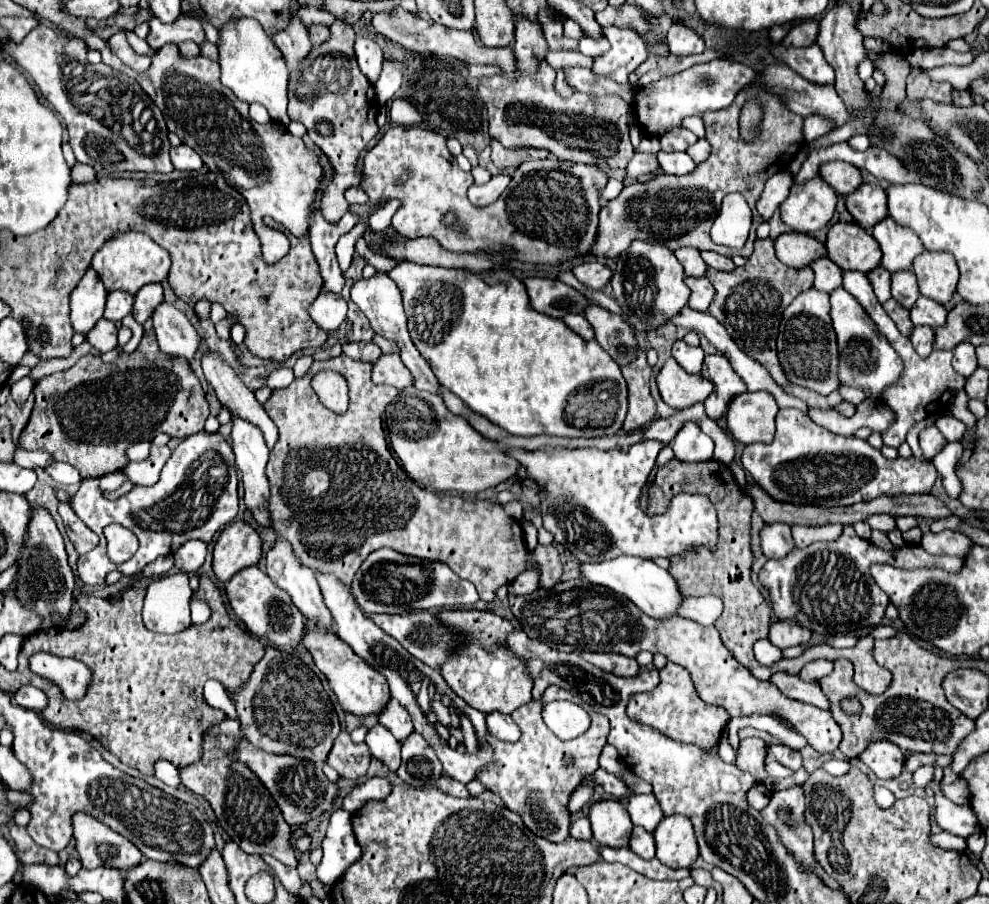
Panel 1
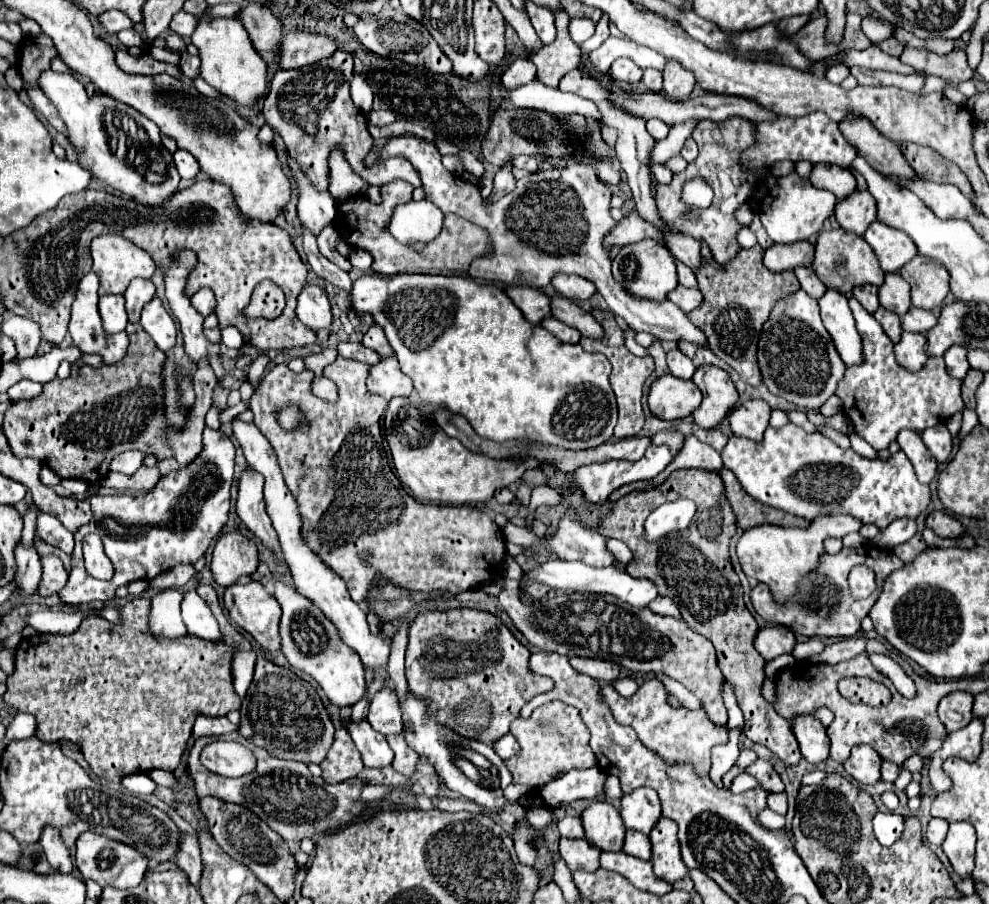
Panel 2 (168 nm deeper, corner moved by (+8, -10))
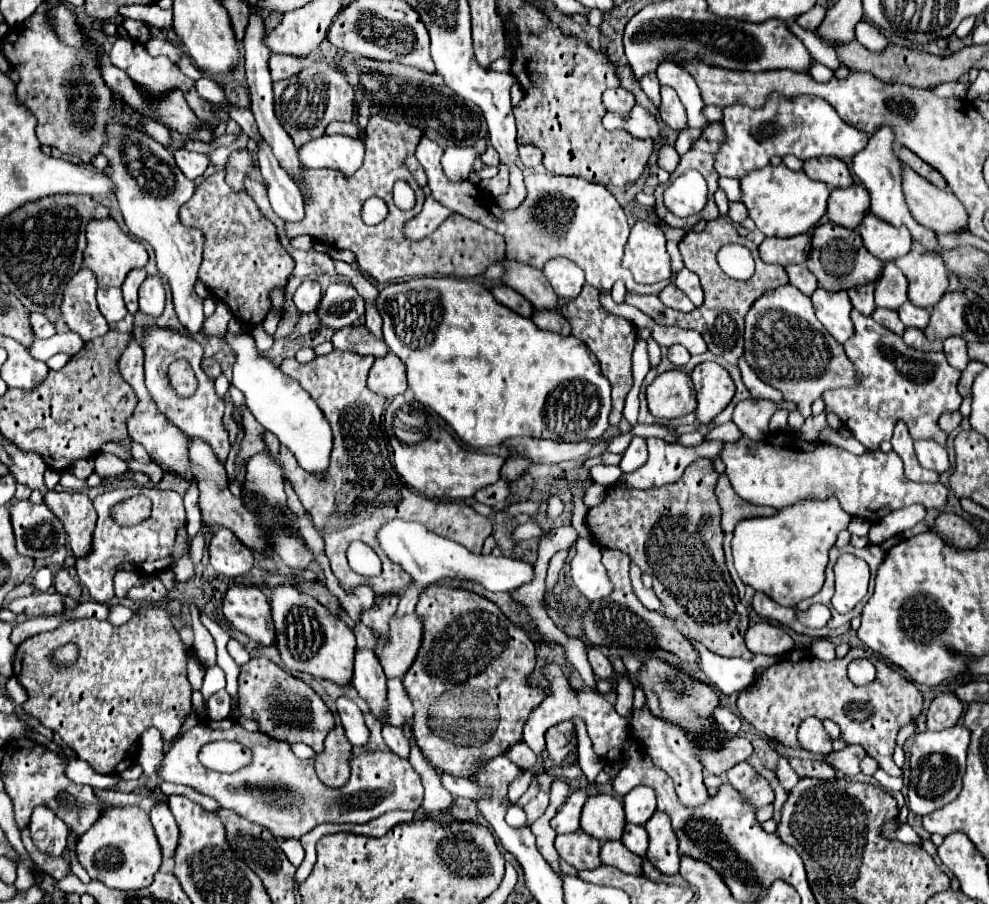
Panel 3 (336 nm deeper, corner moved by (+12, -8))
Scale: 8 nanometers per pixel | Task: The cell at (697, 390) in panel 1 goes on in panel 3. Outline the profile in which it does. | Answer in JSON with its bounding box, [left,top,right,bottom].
[646,370,696,418]

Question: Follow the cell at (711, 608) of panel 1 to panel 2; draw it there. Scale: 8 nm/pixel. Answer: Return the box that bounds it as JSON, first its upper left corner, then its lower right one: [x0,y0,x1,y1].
[648,596,680,618]

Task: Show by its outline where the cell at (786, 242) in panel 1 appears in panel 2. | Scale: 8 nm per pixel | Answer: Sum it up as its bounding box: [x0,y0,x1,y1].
[764,242,814,272]

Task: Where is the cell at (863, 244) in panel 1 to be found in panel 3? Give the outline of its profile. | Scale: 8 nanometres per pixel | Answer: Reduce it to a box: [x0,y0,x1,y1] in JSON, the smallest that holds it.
[806,222,884,292]

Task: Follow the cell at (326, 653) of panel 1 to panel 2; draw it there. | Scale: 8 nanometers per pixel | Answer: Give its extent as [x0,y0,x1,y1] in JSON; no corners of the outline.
[274,582,366,706]

